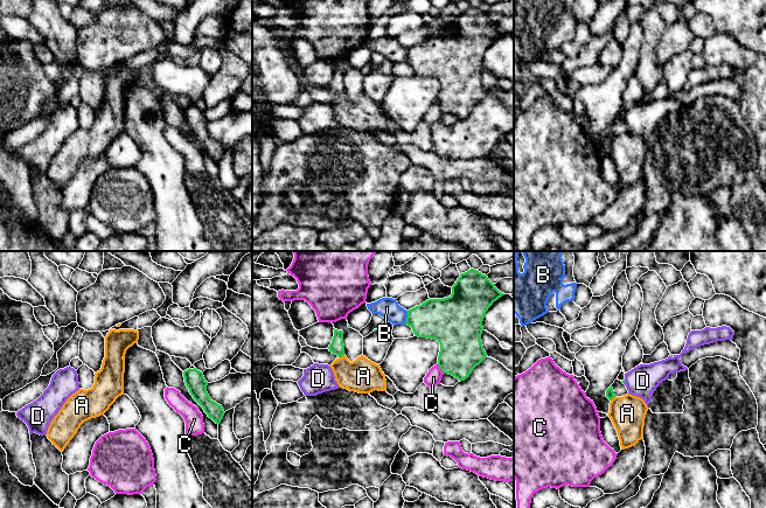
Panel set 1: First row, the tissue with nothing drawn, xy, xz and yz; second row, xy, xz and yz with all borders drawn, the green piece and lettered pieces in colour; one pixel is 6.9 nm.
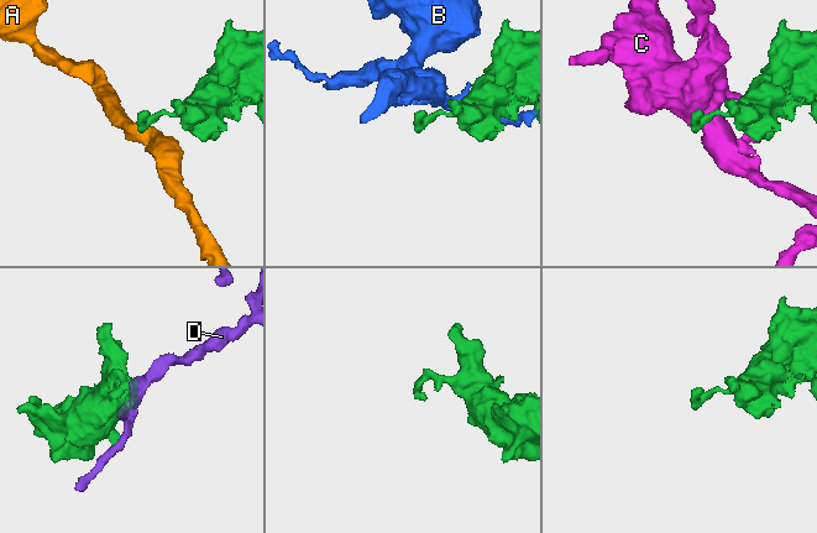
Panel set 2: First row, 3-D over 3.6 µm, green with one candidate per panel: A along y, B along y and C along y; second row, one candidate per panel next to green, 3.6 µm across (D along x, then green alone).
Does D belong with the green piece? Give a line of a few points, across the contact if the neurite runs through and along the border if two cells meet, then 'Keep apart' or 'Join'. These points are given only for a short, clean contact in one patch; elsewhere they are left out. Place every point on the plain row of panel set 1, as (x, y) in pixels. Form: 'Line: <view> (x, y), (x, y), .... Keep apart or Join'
Line: yz (624, 118), (625, 122). Keep apart

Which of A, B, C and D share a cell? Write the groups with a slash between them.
A / B / C / D

